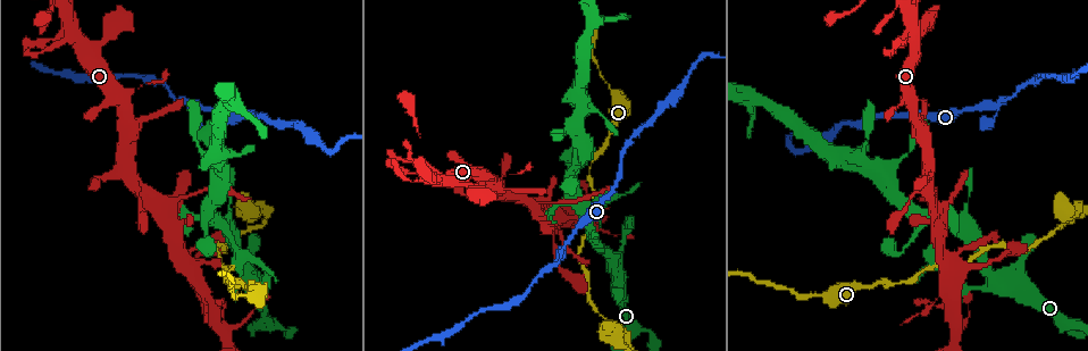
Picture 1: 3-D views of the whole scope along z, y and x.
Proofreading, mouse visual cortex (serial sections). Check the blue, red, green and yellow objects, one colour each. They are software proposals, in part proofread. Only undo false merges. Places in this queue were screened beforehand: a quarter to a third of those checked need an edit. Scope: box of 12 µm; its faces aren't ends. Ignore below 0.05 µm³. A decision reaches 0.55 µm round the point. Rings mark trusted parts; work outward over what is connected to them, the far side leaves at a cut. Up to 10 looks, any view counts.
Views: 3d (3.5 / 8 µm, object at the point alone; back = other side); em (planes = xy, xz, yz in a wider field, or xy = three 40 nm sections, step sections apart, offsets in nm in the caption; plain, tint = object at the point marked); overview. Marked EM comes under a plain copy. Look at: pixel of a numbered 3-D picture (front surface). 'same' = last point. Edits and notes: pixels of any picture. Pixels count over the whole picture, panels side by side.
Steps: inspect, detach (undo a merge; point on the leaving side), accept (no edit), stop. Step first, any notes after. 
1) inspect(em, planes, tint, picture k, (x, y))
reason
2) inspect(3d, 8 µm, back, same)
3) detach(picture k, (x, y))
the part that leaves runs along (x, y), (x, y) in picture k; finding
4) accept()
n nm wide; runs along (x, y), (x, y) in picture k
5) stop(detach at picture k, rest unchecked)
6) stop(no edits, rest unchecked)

inspect(3d, 8 µm, picture 1, (608, 83))
calibre changes

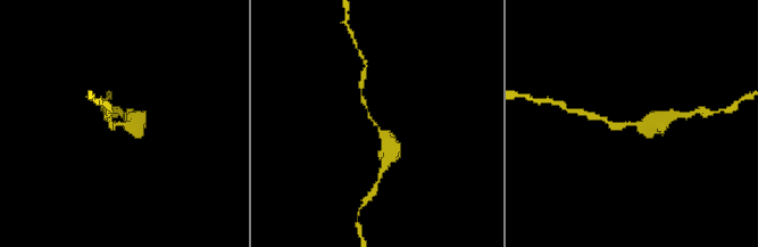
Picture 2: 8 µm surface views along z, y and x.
inspect(3d, 3.5 µm, picture 2, (120, 125))

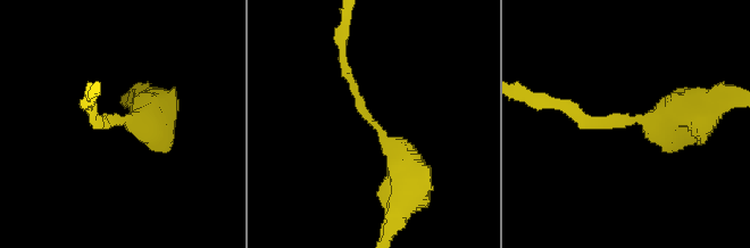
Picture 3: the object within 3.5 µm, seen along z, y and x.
inspect(em, xy, step 2, tint, picture 3, (630, 123))
arms of 150, 450 nm

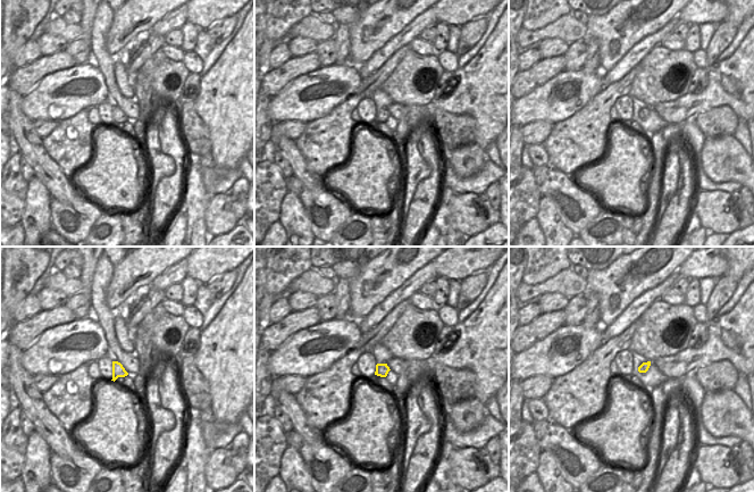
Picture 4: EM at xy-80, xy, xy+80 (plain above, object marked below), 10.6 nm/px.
accept()
continuous, no second cell

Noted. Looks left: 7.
inspect(3d, 3.5 µm, picture 1, (226, 232))
calibre changes

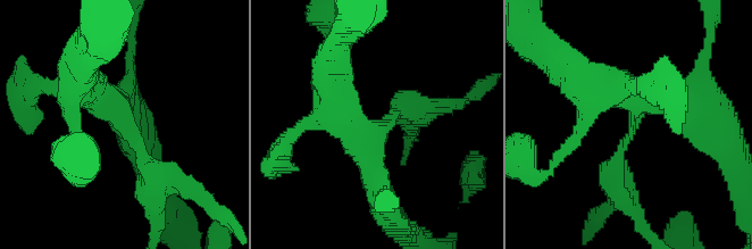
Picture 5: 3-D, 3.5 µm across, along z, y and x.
inspect(em, planes, tint, picture 5, (125, 127))
arms of 300, 400 nm

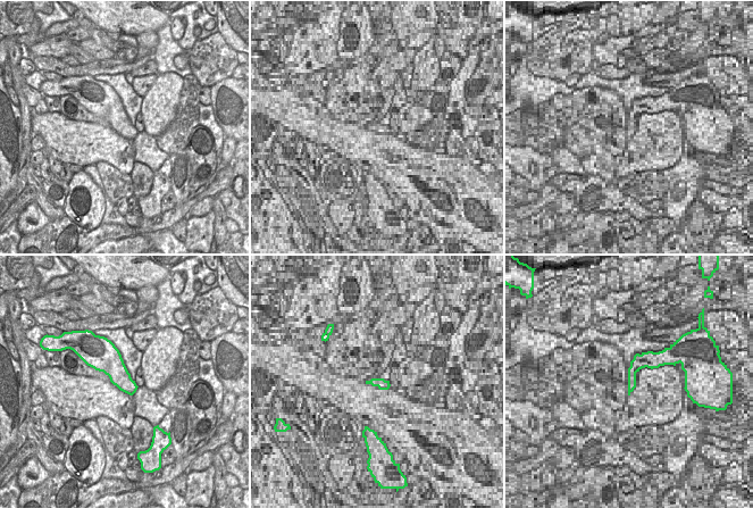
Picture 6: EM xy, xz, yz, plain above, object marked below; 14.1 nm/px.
detach(picture 5, (427, 113))
the part that leaves runs along (397, 108), (410, 102), (407, 143) in picture 5; a second cell is stuck on

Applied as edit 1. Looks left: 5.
inspect(overview)
redraw

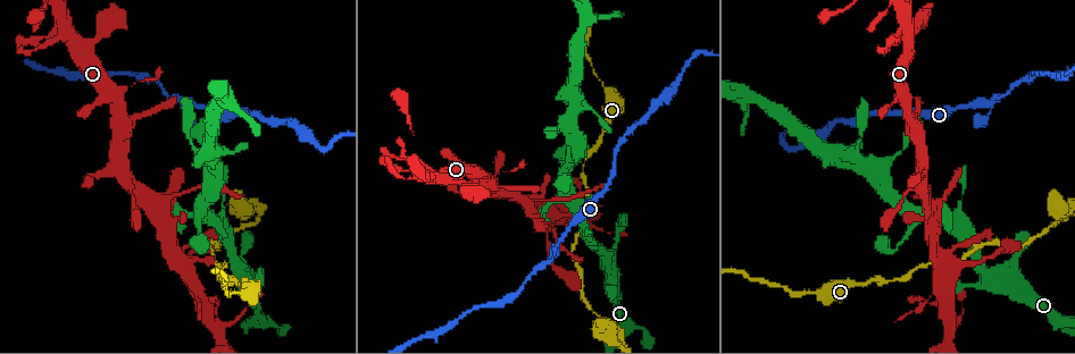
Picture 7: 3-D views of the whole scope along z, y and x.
inspect(3d, 3.5 µm, picture 7, (551, 258))
narrows sharply

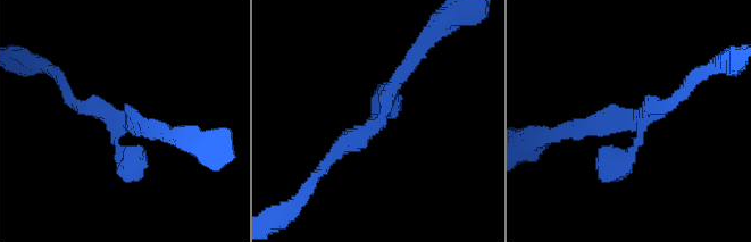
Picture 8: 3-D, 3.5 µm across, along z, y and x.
inspect(em, xy, step 5, tint, picture 8, (125, 116))
3 arms; arms of 200, 250, 300 nm

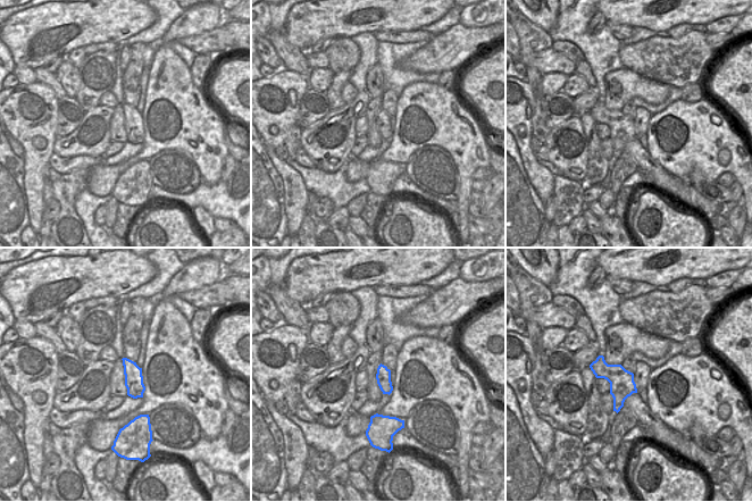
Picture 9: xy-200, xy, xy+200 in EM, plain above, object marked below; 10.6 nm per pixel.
accept()
runs along (415, 57), (383, 118), (324, 165) in picture 8; all the same cell

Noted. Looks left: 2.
stop(detach at picture 5, rest unchecked)

